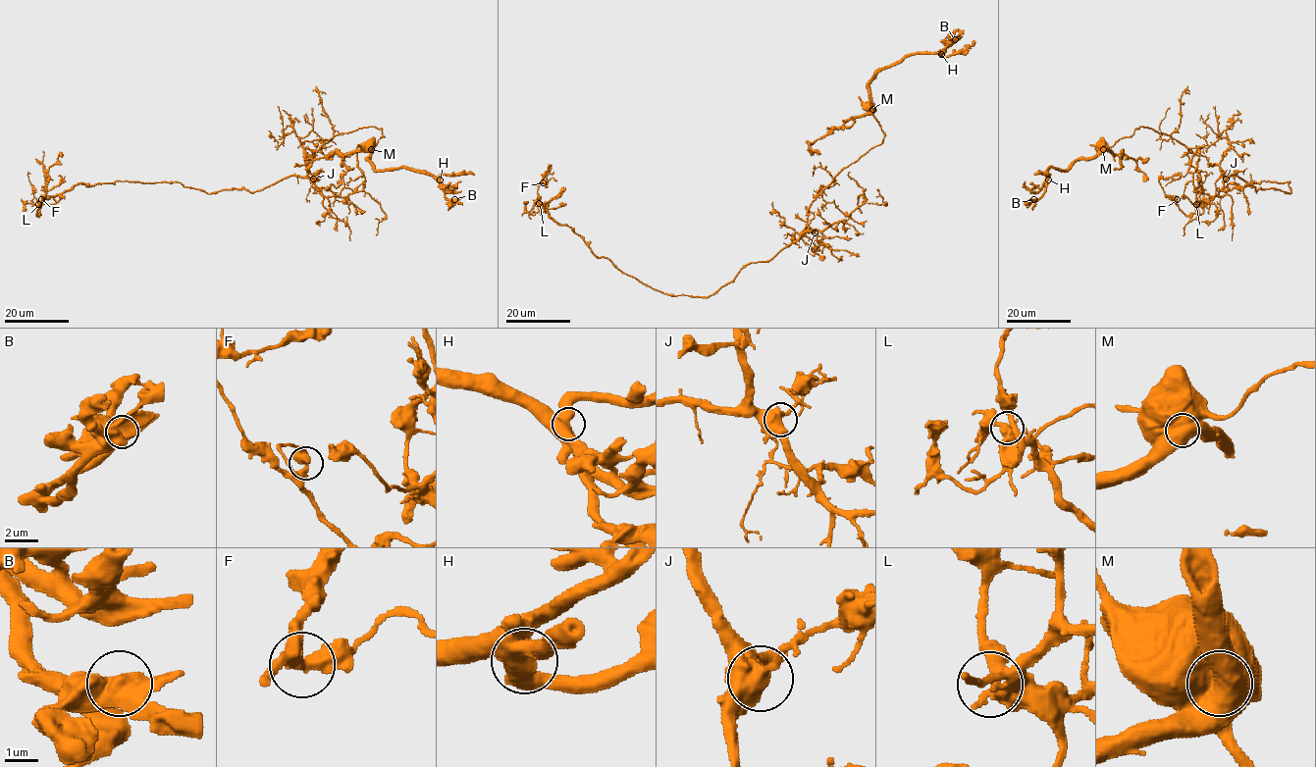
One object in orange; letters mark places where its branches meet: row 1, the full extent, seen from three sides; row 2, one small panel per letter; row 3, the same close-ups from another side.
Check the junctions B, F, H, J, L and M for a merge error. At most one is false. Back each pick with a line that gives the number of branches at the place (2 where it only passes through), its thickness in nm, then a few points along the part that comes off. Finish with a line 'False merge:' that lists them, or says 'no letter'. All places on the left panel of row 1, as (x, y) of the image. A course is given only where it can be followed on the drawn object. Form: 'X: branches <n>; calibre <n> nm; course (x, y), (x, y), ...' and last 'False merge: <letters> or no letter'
M: branches 1; calibre 1150 nm; course (371, 149), (369, 160), (376, 169), (405, 168), (429, 173), (441, 184), (447, 199), (462, 203)
False merge: M

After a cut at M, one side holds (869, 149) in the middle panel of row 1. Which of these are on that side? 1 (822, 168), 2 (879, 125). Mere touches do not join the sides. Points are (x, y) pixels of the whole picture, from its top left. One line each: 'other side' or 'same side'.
1: same side
2: same side

